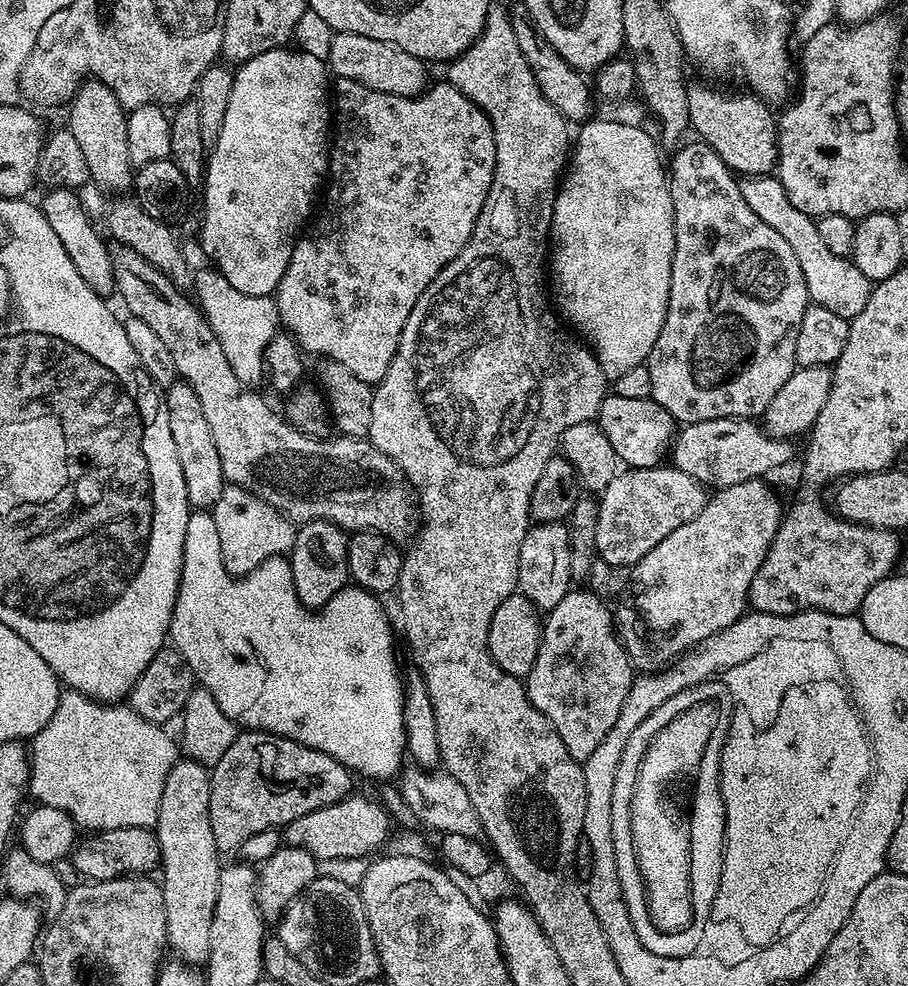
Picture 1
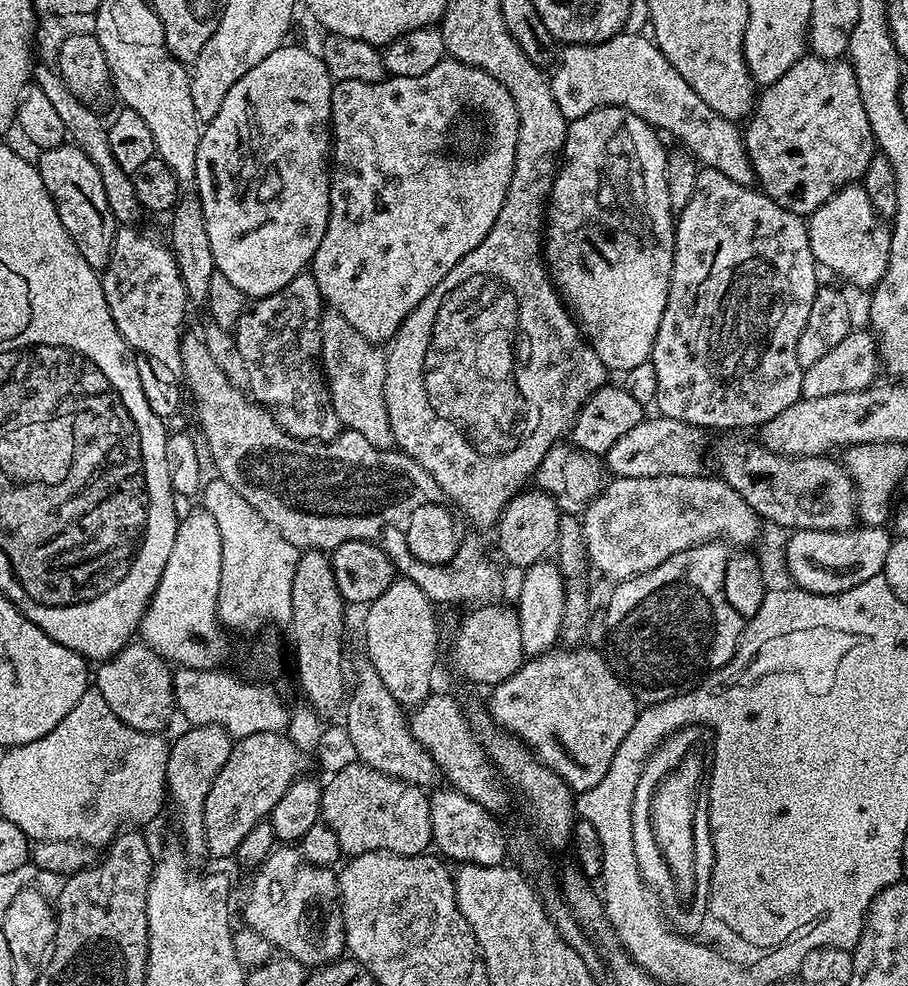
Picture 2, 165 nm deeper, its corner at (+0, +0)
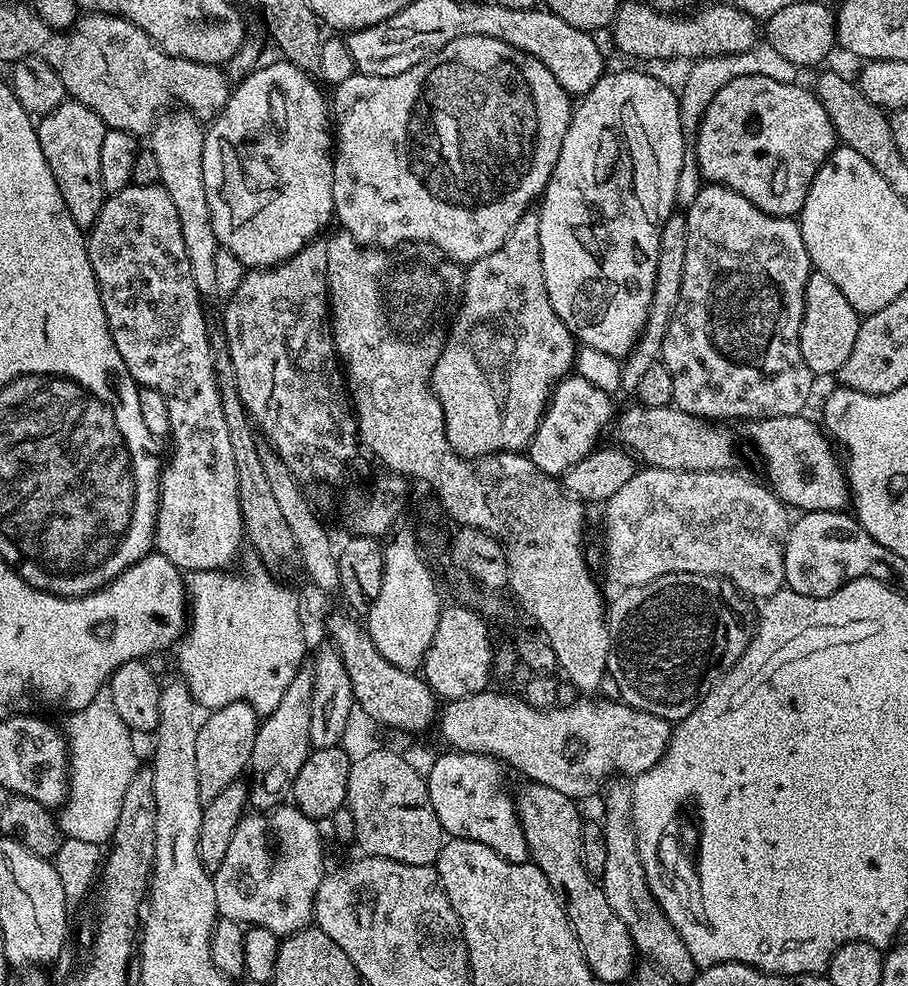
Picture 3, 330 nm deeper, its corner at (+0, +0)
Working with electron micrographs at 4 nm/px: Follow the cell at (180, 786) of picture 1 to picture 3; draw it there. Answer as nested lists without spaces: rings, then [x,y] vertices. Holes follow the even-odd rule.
[[[245,700],[209,711],[203,717],[198,730],[198,742],[194,746],[198,753],[198,790],[201,800],[207,802],[218,798],[226,786],[237,783],[245,775],[250,754],[254,750],[254,734],[259,725],[258,715]]]

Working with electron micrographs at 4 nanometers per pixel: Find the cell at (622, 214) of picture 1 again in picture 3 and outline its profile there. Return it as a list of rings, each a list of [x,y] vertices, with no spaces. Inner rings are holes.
[[[609,71],[585,95],[579,97],[573,107],[572,117],[566,130],[566,138],[562,138],[562,150],[558,150],[558,162],[544,187],[544,194],[538,204],[540,214],[540,249],[542,250],[542,274],[546,282],[546,294],[550,298],[550,306],[554,306],[554,314],[566,322],[566,326],[583,346],[594,347],[603,353],[623,358],[632,351],[640,338],[640,331],[650,310],[650,298],[654,294],[654,274],[658,270],[658,238],[660,227],[667,216],[673,215],[676,208],[676,187],[678,174],[682,170],[682,162],[686,151],[686,141],[682,134],[680,121],[680,98],[660,80],[647,76],[644,72],[612,72]]]

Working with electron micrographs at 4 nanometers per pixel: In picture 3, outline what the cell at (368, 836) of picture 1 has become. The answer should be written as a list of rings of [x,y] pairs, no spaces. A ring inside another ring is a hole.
[[[379,750],[352,761],[346,807],[354,818],[355,843],[366,856],[390,858],[403,864],[435,865],[446,834],[430,806],[428,781],[399,752]]]

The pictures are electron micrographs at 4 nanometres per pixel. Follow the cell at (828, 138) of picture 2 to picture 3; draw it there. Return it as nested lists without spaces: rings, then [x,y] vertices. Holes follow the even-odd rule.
[[[743,76],[726,82],[726,86],[714,94],[714,102],[710,102],[700,119],[694,151],[698,154],[701,177],[707,183],[725,184],[771,216],[796,218],[818,170],[828,161],[837,144],[836,130],[815,91],[808,89],[807,92],[800,82],[783,84],[774,82],[774,78]]]

